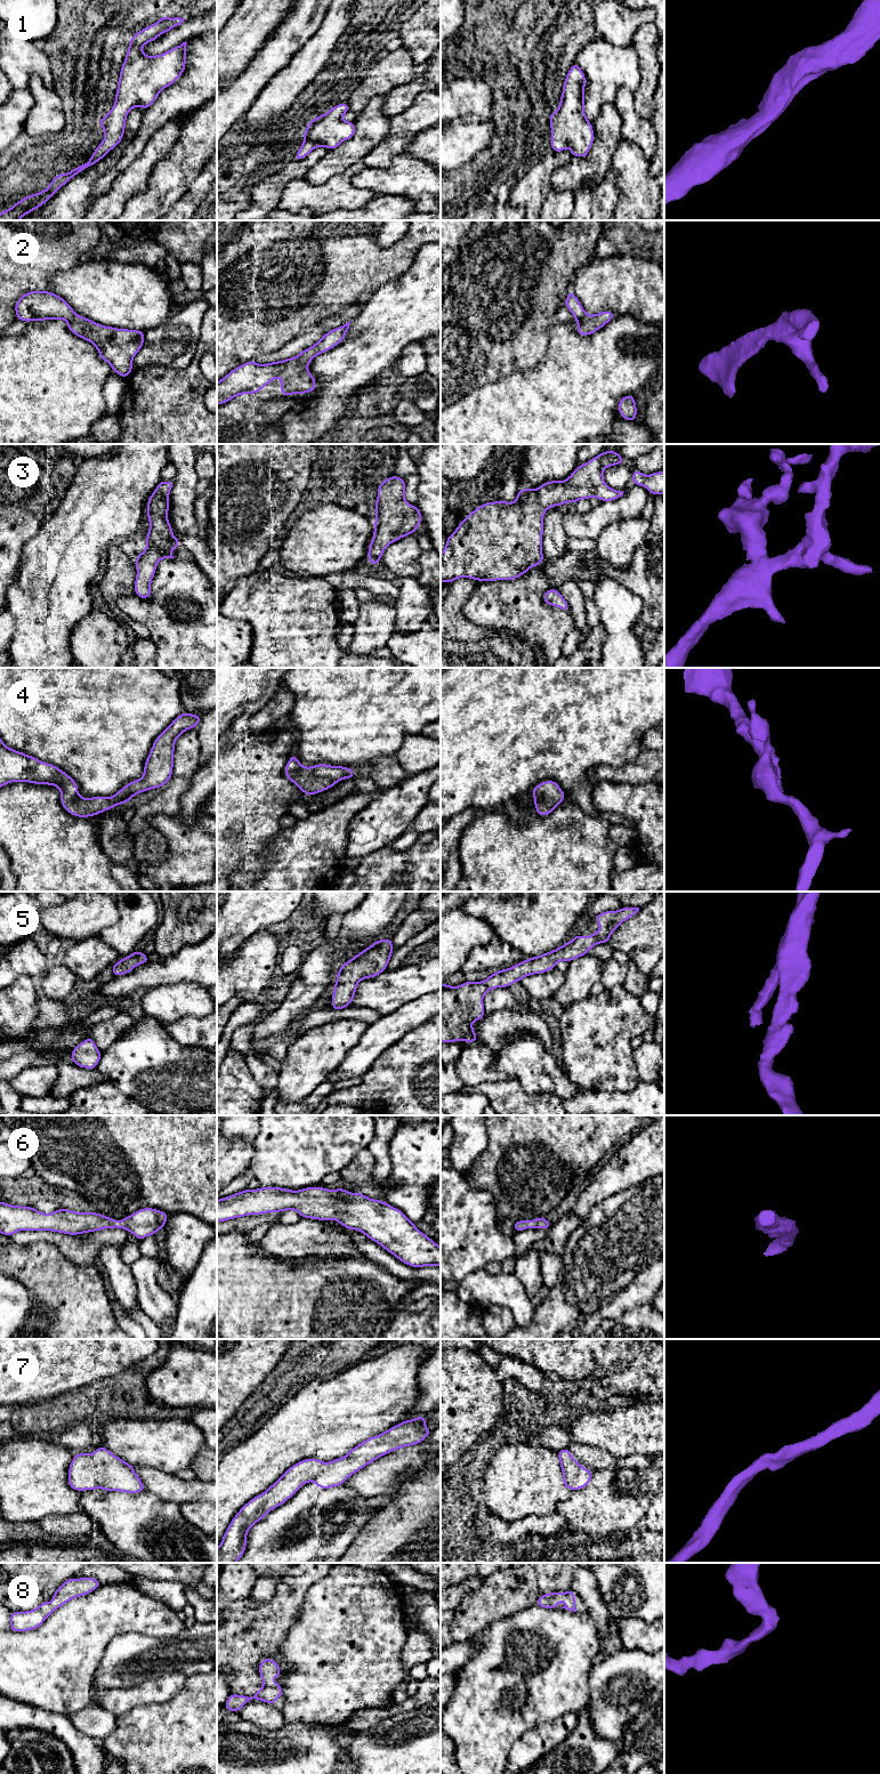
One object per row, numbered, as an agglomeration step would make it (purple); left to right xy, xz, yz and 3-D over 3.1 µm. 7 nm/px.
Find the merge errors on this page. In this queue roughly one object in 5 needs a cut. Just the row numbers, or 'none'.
none

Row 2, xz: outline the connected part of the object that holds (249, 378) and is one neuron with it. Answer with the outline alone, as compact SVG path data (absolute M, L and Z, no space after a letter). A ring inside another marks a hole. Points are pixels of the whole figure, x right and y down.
M350 322L324 333L317 342L294 357L267 364L257 364L250 360L233 369L217 382L217 405L227 403L239 395L256 394L278 376L282 396L314 392L315 378L307 370L307 365L315 356L339 345L345 339Z

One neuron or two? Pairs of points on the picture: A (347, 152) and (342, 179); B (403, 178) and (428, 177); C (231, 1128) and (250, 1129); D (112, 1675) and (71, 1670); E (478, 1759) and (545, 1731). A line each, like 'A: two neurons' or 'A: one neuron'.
A: two neurons
B: one neuron
C: one neuron
D: two neurons
E: two neurons

